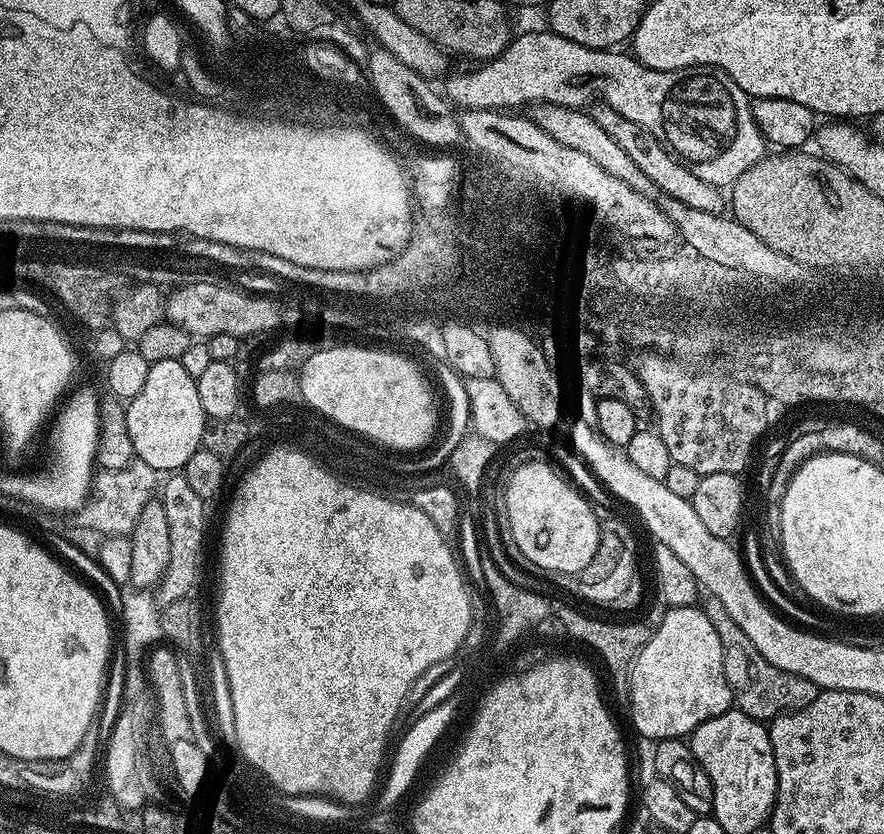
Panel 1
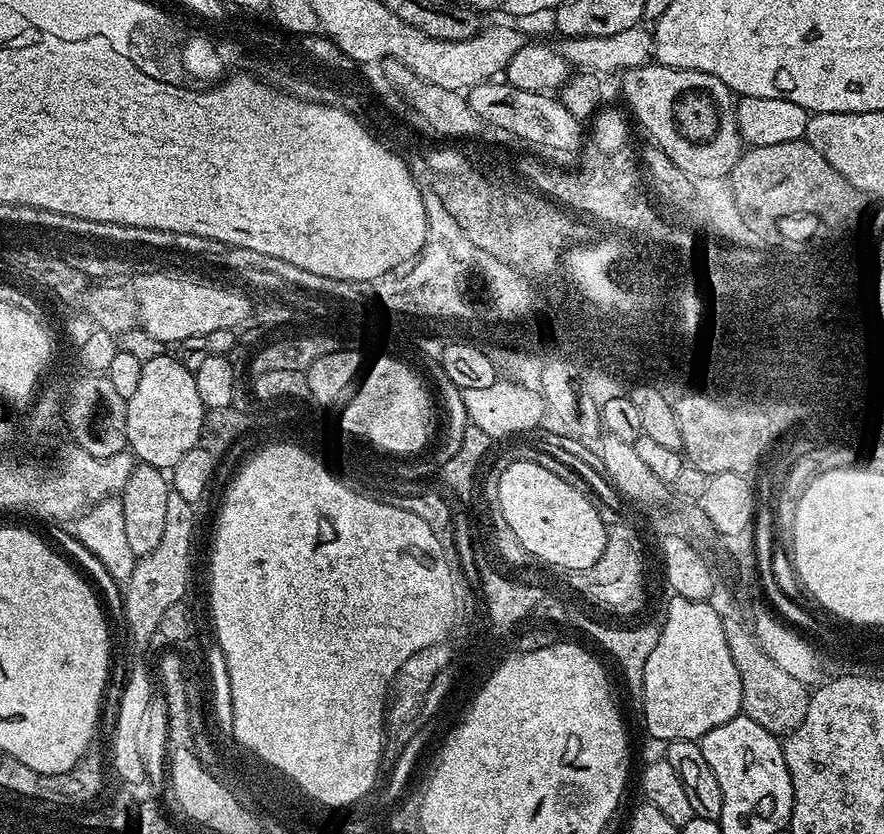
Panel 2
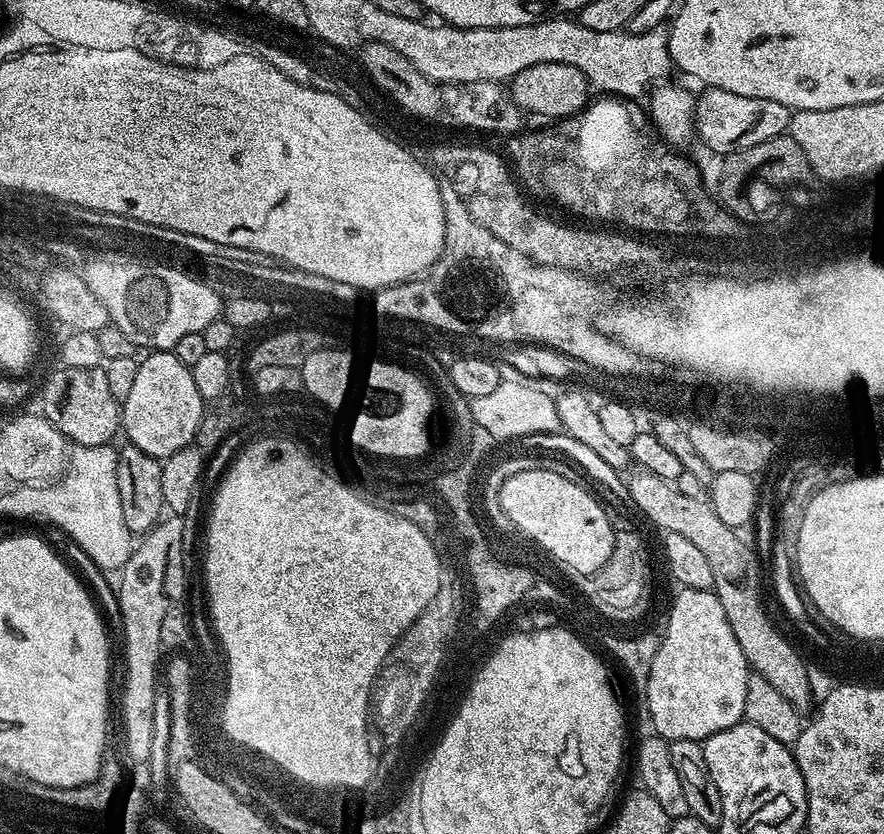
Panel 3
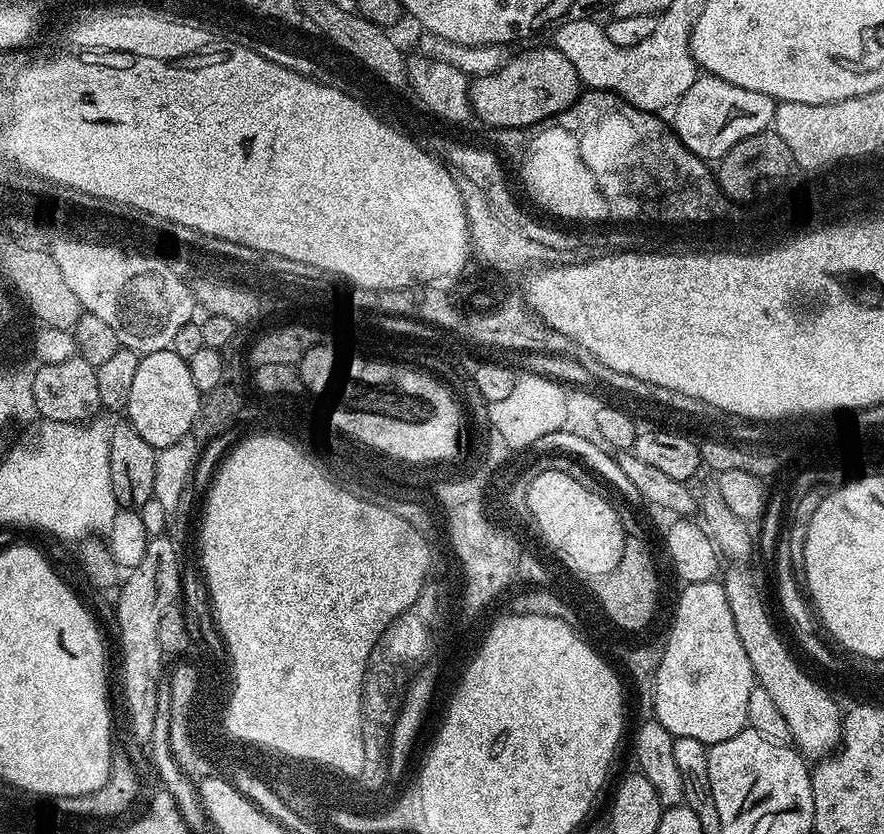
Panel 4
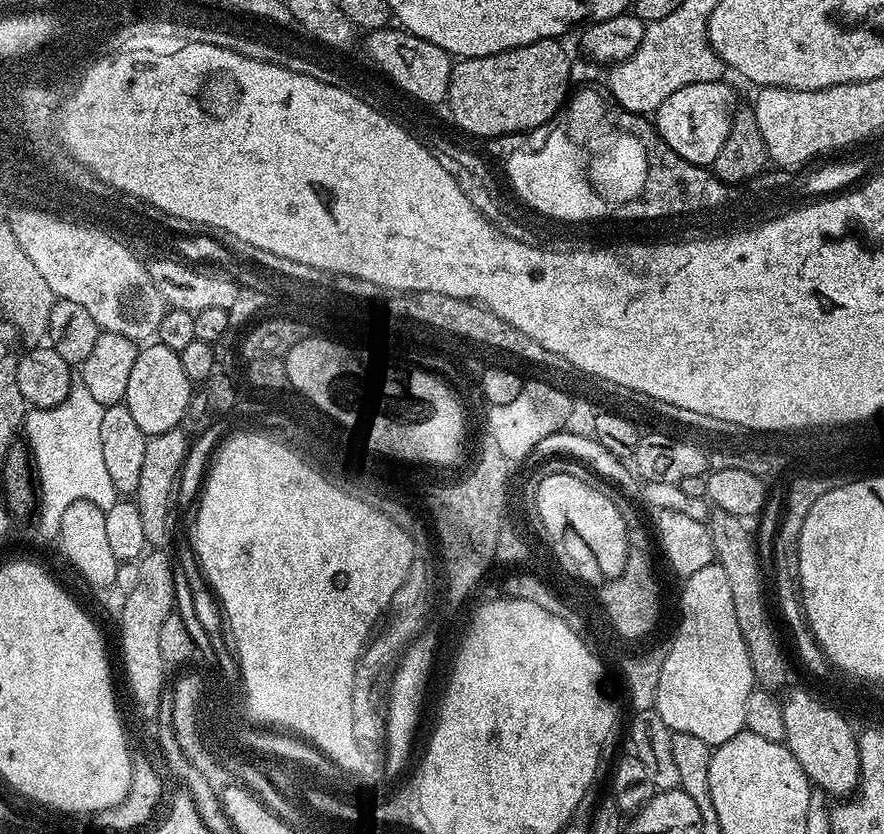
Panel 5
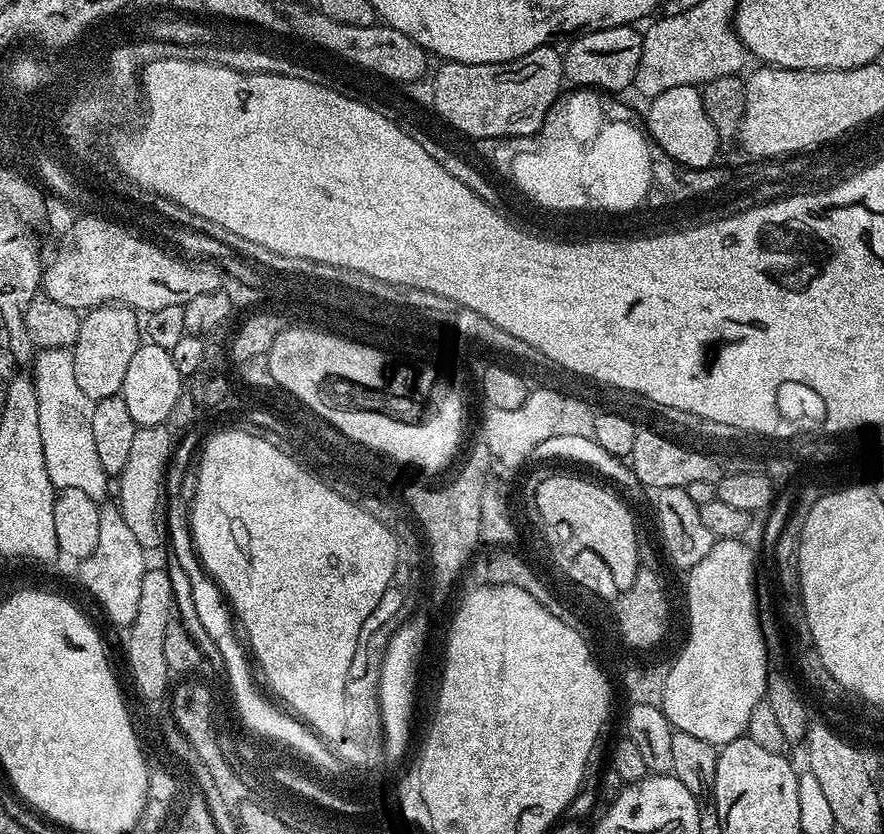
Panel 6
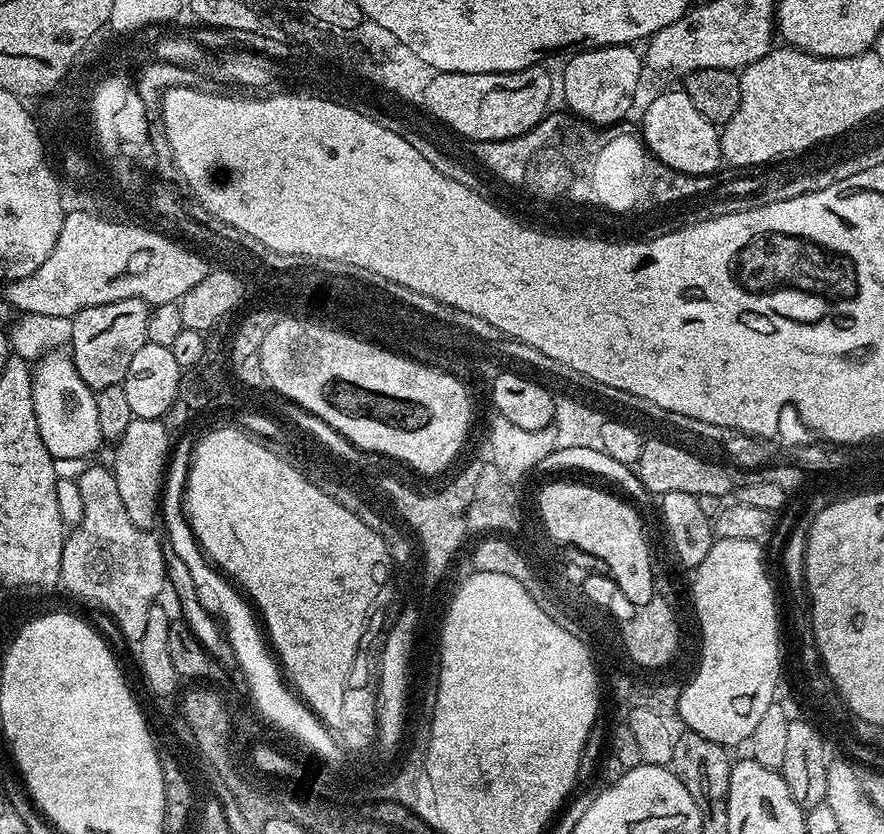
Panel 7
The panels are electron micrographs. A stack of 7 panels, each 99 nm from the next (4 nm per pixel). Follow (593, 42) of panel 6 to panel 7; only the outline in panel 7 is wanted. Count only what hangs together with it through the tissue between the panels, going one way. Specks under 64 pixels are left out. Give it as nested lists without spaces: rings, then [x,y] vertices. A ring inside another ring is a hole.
[[[615,44],[569,51],[568,57],[560,64],[560,73],[556,76],[556,96],[560,99],[559,111],[594,128],[615,125],[616,119],[629,111],[634,99],[632,60],[624,51],[623,47]]]

